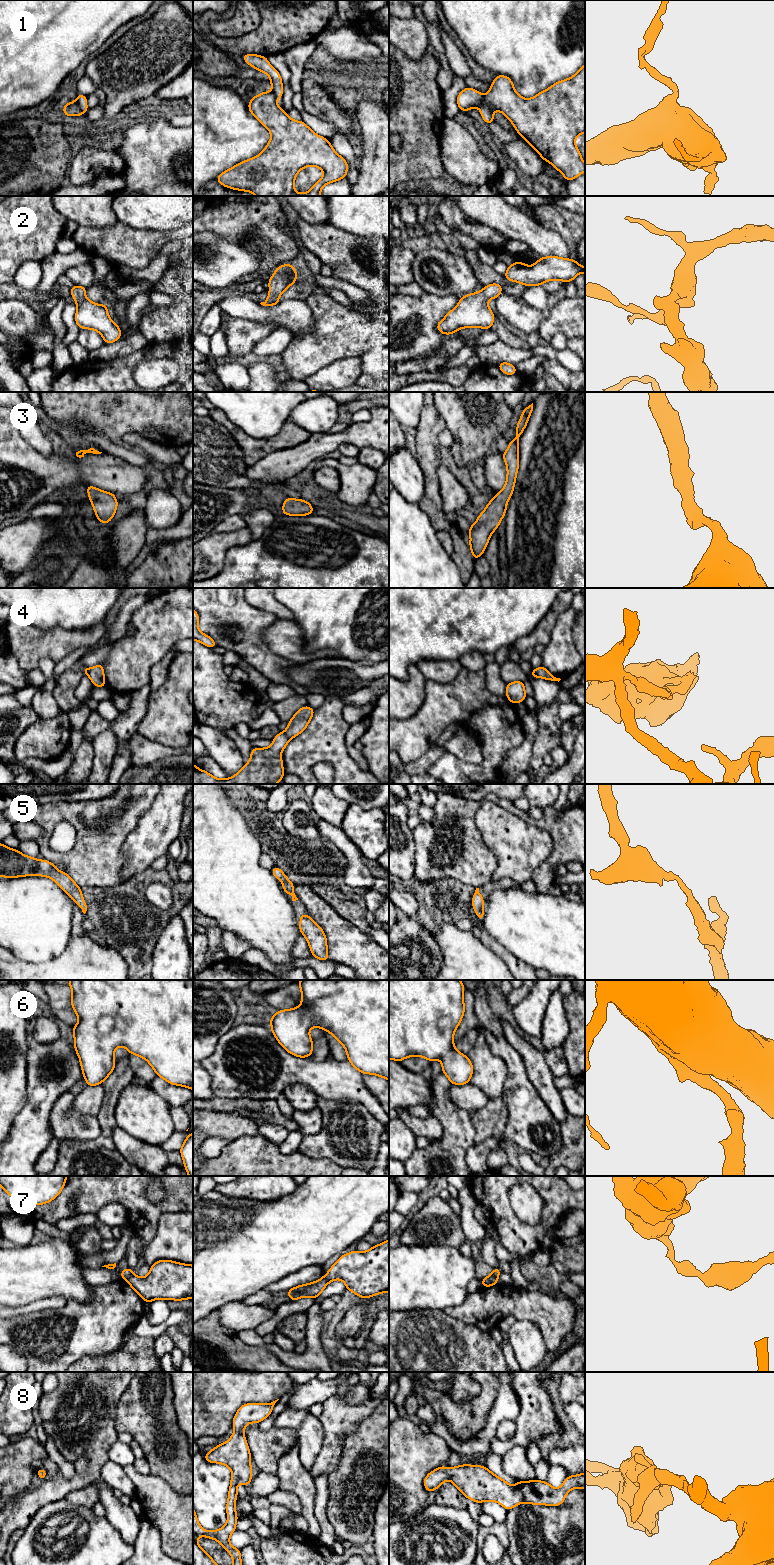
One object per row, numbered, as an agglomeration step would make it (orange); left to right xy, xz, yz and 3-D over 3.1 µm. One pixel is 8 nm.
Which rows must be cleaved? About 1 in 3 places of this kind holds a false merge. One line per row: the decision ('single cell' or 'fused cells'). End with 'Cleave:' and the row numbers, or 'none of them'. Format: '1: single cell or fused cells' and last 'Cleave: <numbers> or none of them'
1: fused cells
2: single cell
3: single cell
4: fused cells
5: single cell
6: single cell
7: fused cells
8: single cell
Cleave: 1, 4, 7

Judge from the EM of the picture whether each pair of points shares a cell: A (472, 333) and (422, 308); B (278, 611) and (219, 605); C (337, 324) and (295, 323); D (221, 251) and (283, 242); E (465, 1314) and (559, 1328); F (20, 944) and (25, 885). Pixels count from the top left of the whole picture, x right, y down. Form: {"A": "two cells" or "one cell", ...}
{"A": "one cell", "B": "two cells", "C": "two cells", "D": "two cells", "E": "one cell", "F": "one cell"}

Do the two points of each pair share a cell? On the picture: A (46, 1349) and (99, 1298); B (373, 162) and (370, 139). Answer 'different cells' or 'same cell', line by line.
A: same cell
B: same cell

